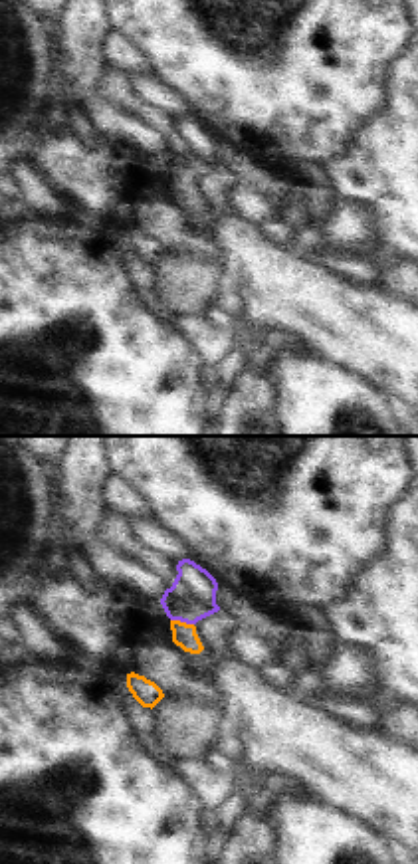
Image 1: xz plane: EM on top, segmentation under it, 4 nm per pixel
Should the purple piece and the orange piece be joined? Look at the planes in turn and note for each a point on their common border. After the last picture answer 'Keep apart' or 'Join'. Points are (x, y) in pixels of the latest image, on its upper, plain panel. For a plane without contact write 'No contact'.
Touches purple at (183, 177).

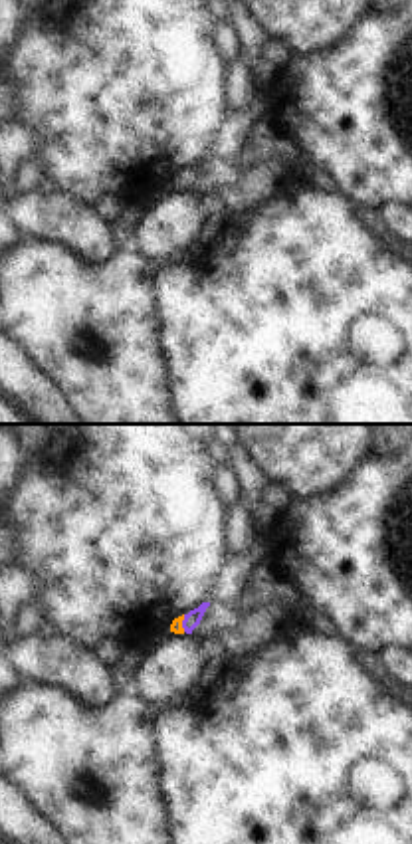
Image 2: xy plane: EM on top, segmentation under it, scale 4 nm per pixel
Touches purple at (183, 179).

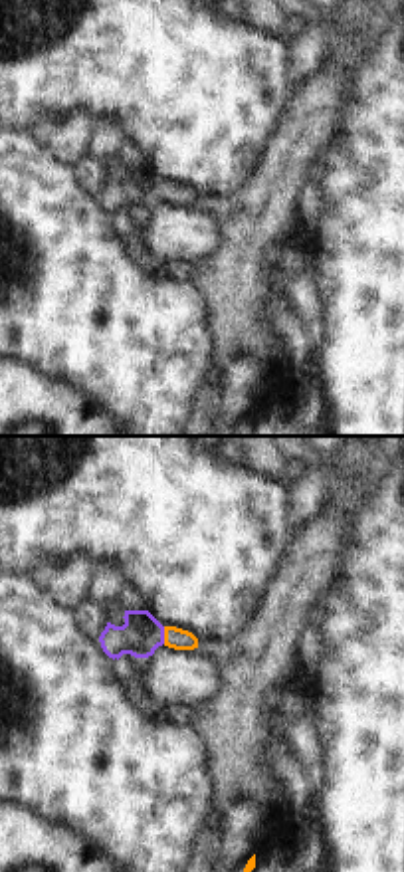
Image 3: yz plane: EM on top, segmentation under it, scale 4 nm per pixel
Touches purple at (163, 191).

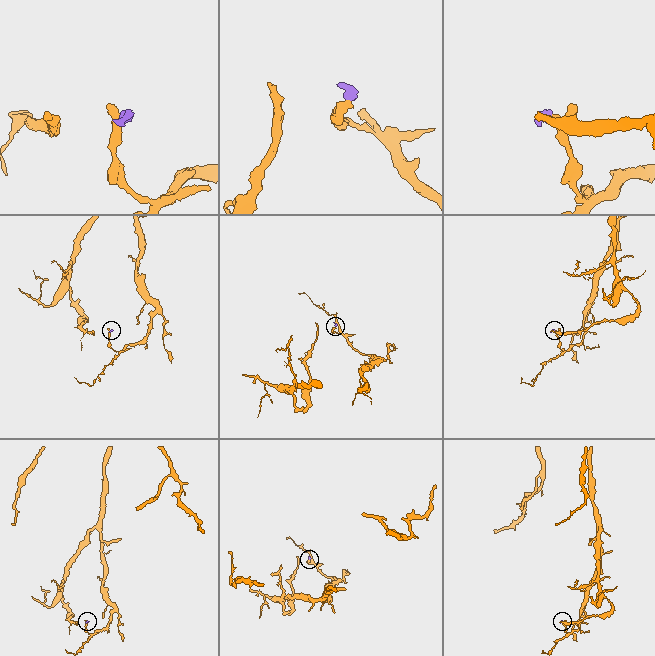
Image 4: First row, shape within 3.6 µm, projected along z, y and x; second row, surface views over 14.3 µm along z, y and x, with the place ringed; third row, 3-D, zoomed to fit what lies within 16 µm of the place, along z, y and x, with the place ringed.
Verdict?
Join.

